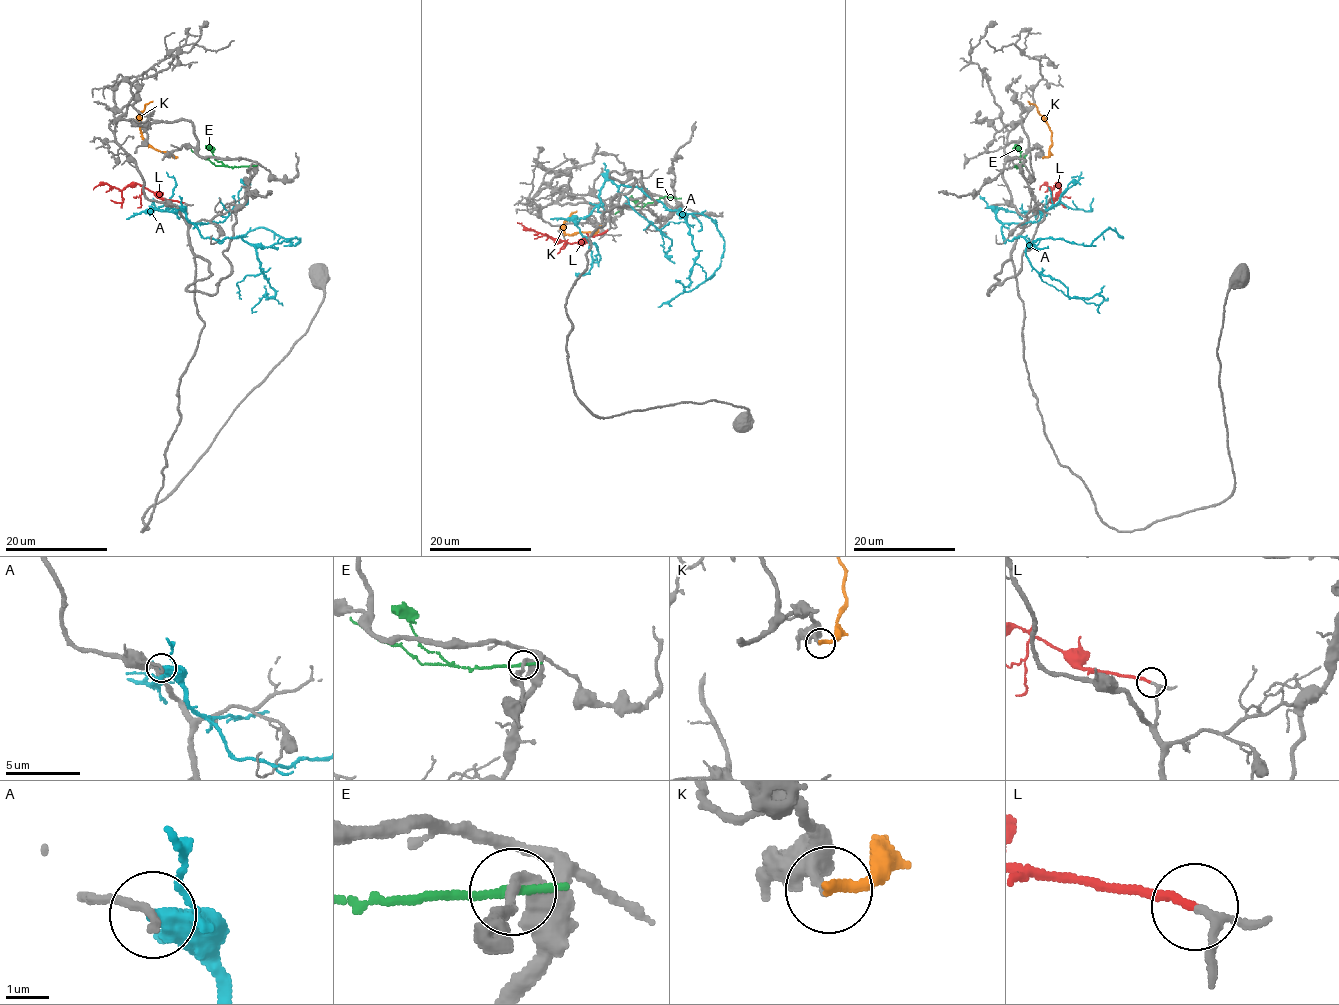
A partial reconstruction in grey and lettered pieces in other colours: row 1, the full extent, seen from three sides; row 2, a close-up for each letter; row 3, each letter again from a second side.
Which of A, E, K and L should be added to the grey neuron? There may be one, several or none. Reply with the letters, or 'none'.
L

